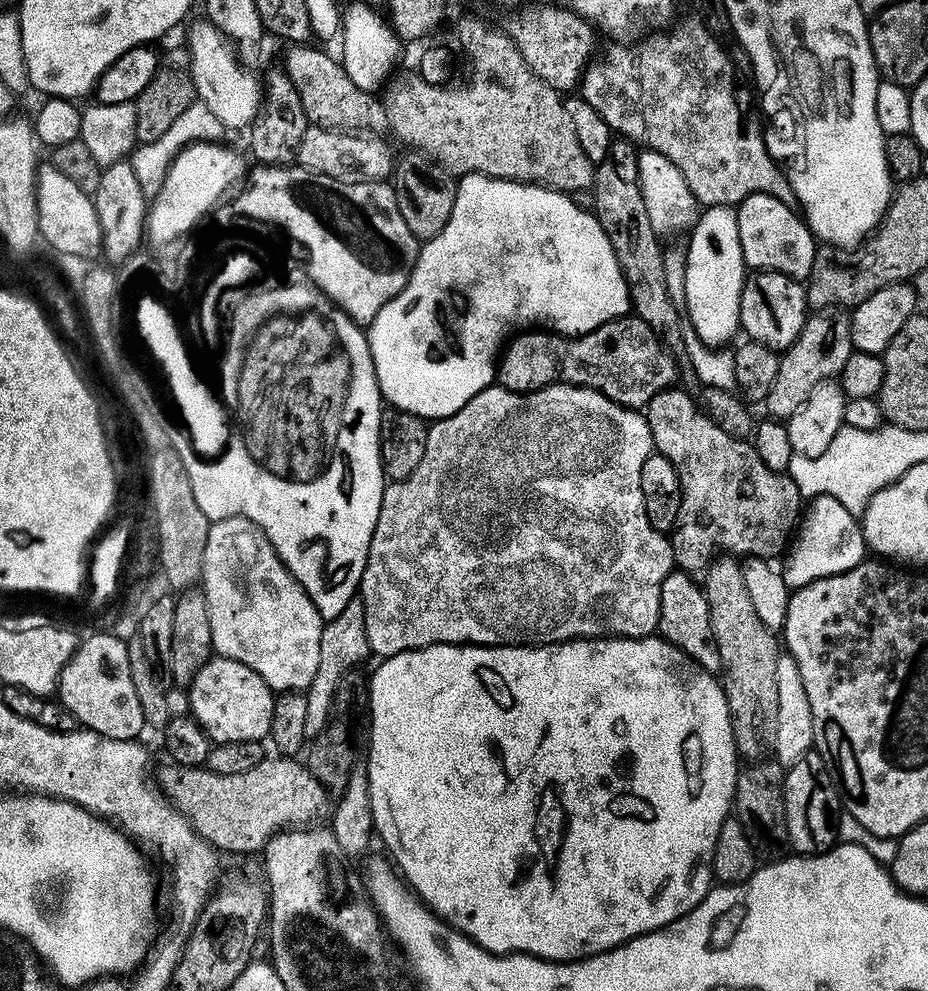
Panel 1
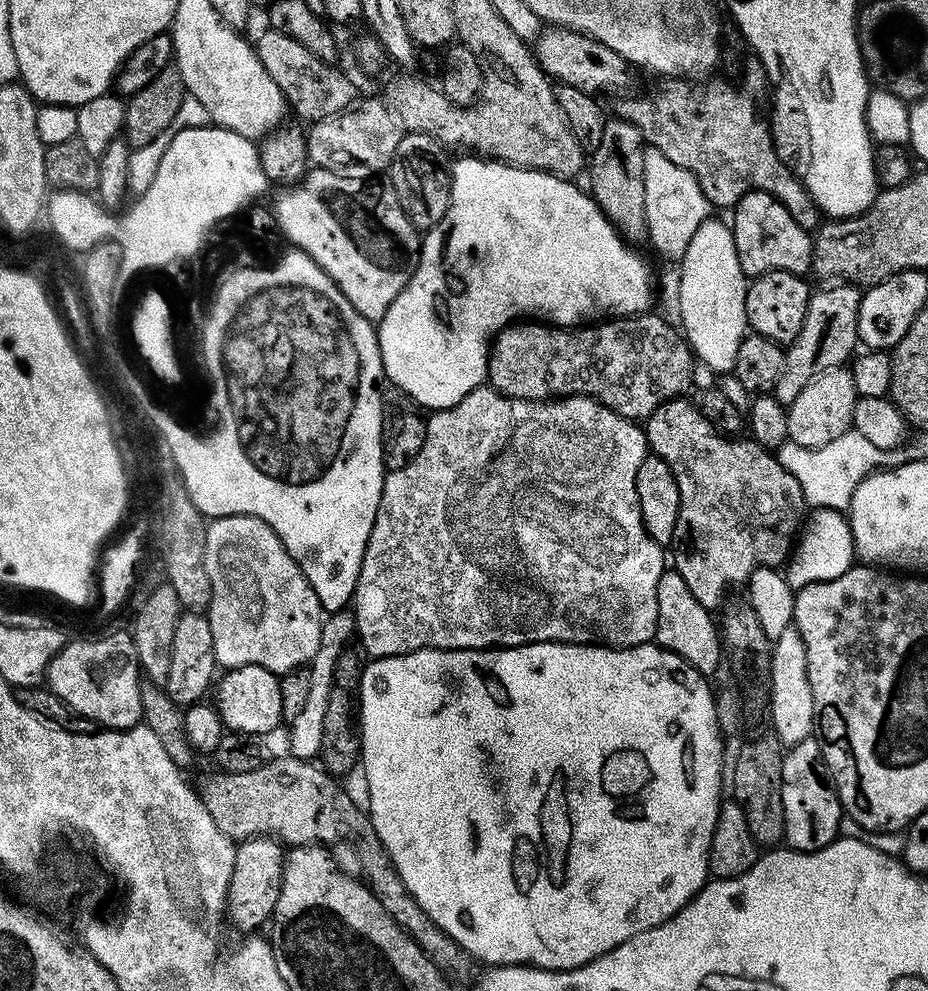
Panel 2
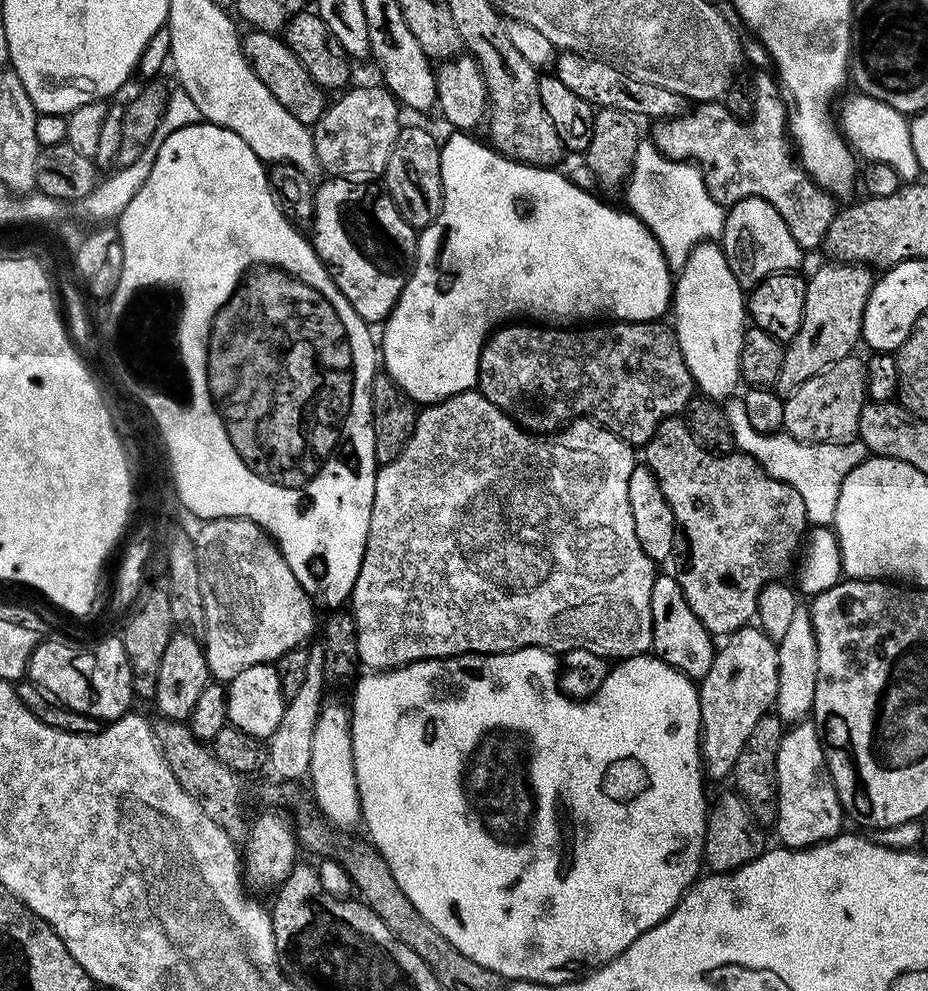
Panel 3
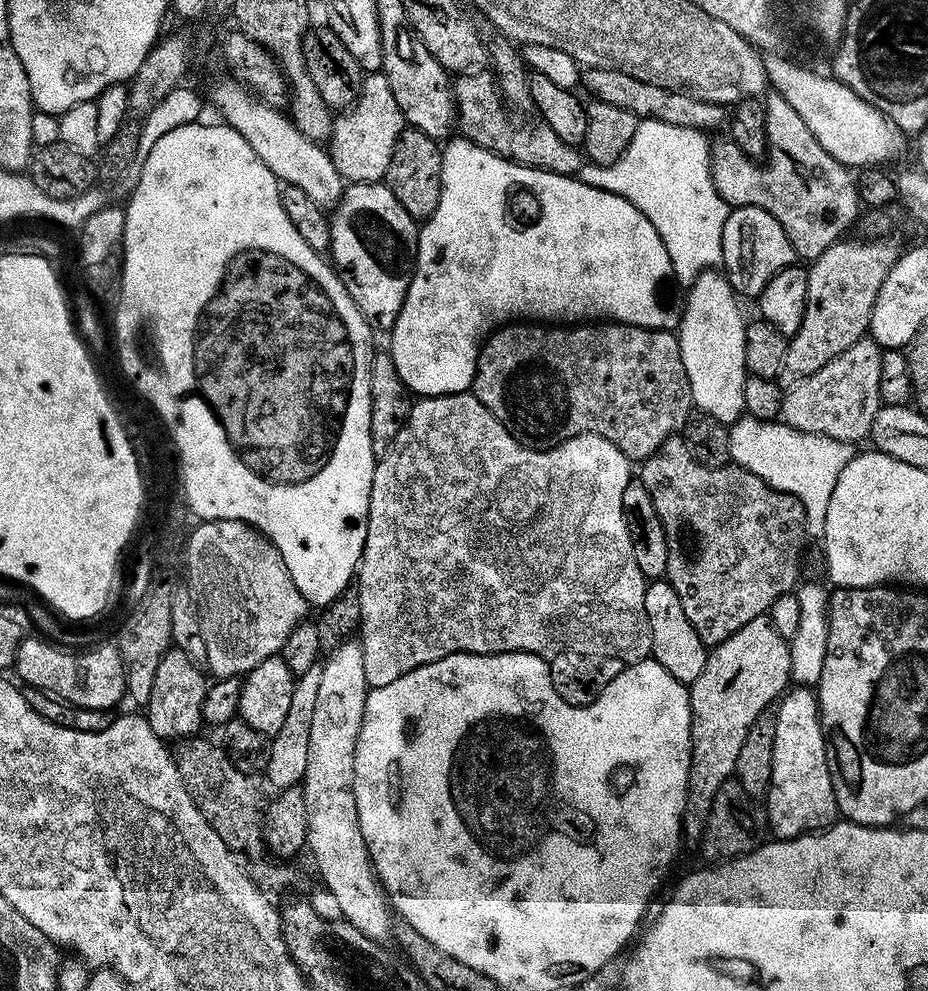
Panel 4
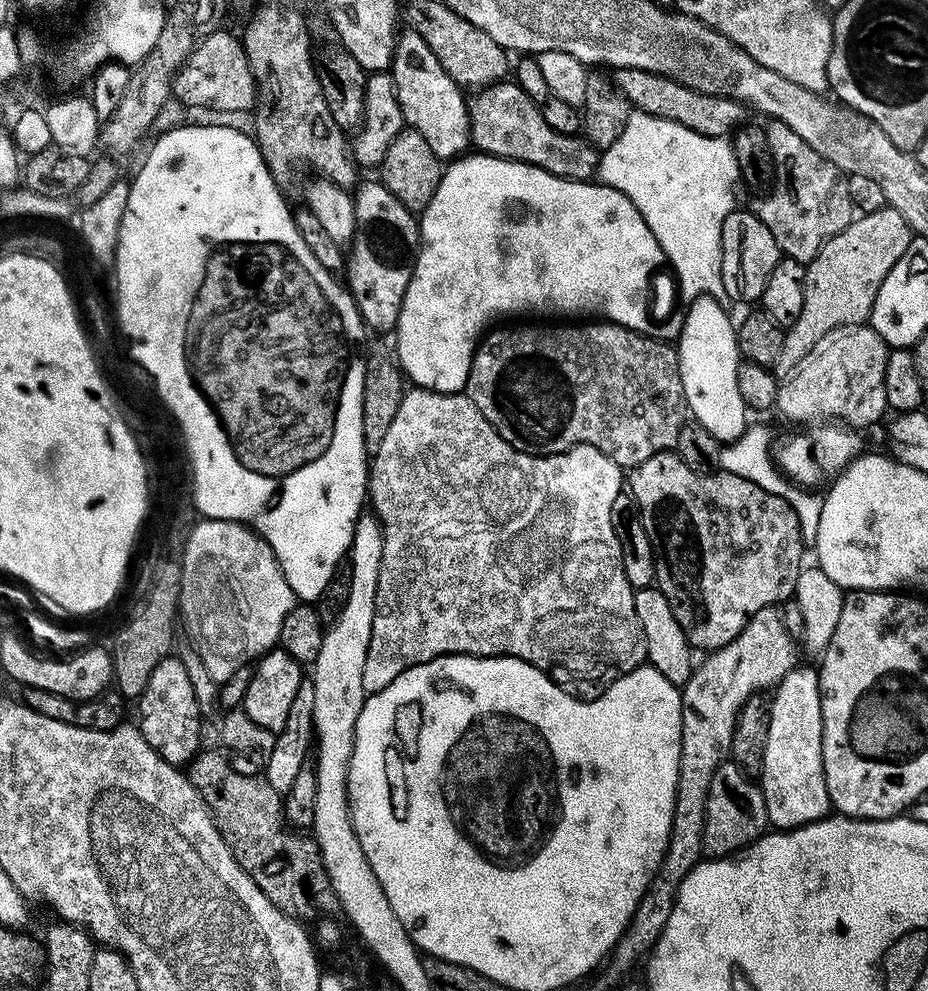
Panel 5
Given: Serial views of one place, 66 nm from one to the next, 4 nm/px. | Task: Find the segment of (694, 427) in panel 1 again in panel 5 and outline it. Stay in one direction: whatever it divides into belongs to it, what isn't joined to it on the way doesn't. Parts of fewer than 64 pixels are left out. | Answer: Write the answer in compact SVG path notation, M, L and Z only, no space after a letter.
M672 450L654 454L650 458L646 458L646 462L642 462L637 468L631 469L626 476L626 488L639 506L640 516L656 547L654 552L656 558L655 587L659 588L662 594L666 594L666 602L670 602L670 610L674 610L674 618L678 618L678 622L684 627L688 643L692 645L693 649L700 651L701 648L704 654L717 651L720 647L730 643L732 639L738 638L739 632L747 626L748 620L758 610L762 610L763 607L775 608L795 597L798 574L805 563L806 542L802 538L798 514L792 508L792 503L786 498L770 494L766 490L762 490L762 486L754 486L754 482L750 482L746 478L738 478L738 474L719 470L705 474L690 470L690 466L686 466L686 462L682 462L682 458Z

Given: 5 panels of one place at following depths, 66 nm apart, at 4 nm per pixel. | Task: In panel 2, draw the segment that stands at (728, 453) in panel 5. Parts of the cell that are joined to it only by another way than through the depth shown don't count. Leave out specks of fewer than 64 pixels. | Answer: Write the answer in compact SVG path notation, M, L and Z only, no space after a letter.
M854 430L842 434L842 438L834 438L834 442L826 442L826 446L817 448L803 448L797 444L787 442L774 452L776 461L798 478L798 486L802 486L805 505L813 509L835 508L844 510L852 503L854 490L872 475L876 469L894 468L905 463L906 456L903 451L893 450L887 452L874 446L867 438L862 438Z

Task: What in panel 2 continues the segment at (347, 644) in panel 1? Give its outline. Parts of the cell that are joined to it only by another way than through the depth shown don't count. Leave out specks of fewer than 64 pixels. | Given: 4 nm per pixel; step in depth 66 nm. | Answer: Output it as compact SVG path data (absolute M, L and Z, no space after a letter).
M351 611L333 612L321 623L320 645L306 672L308 677L306 700L300 708L300 713L294 716L289 723L291 726L288 738L285 732L286 728L282 726L263 735L262 746L269 757L278 758L289 753L295 758L309 761L319 755L322 738L324 737L325 714L332 703L332 690L334 687L332 675L336 672L336 663L340 660L340 651L347 646L348 639L353 639L355 636L356 618Z

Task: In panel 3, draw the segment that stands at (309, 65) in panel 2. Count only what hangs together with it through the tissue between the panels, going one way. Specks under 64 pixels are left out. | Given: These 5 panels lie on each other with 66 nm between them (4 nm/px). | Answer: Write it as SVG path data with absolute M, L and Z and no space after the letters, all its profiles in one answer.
M259 30L249 33L249 36L243 37L242 47L254 74L262 78L266 90L270 90L270 94L274 94L274 98L278 98L278 102L282 102L282 106L286 106L286 110L290 110L290 114L298 118L298 122L315 125L326 107L325 89L319 88L310 78L310 74L306 74L306 66L302 66L300 59L288 49L279 35Z

